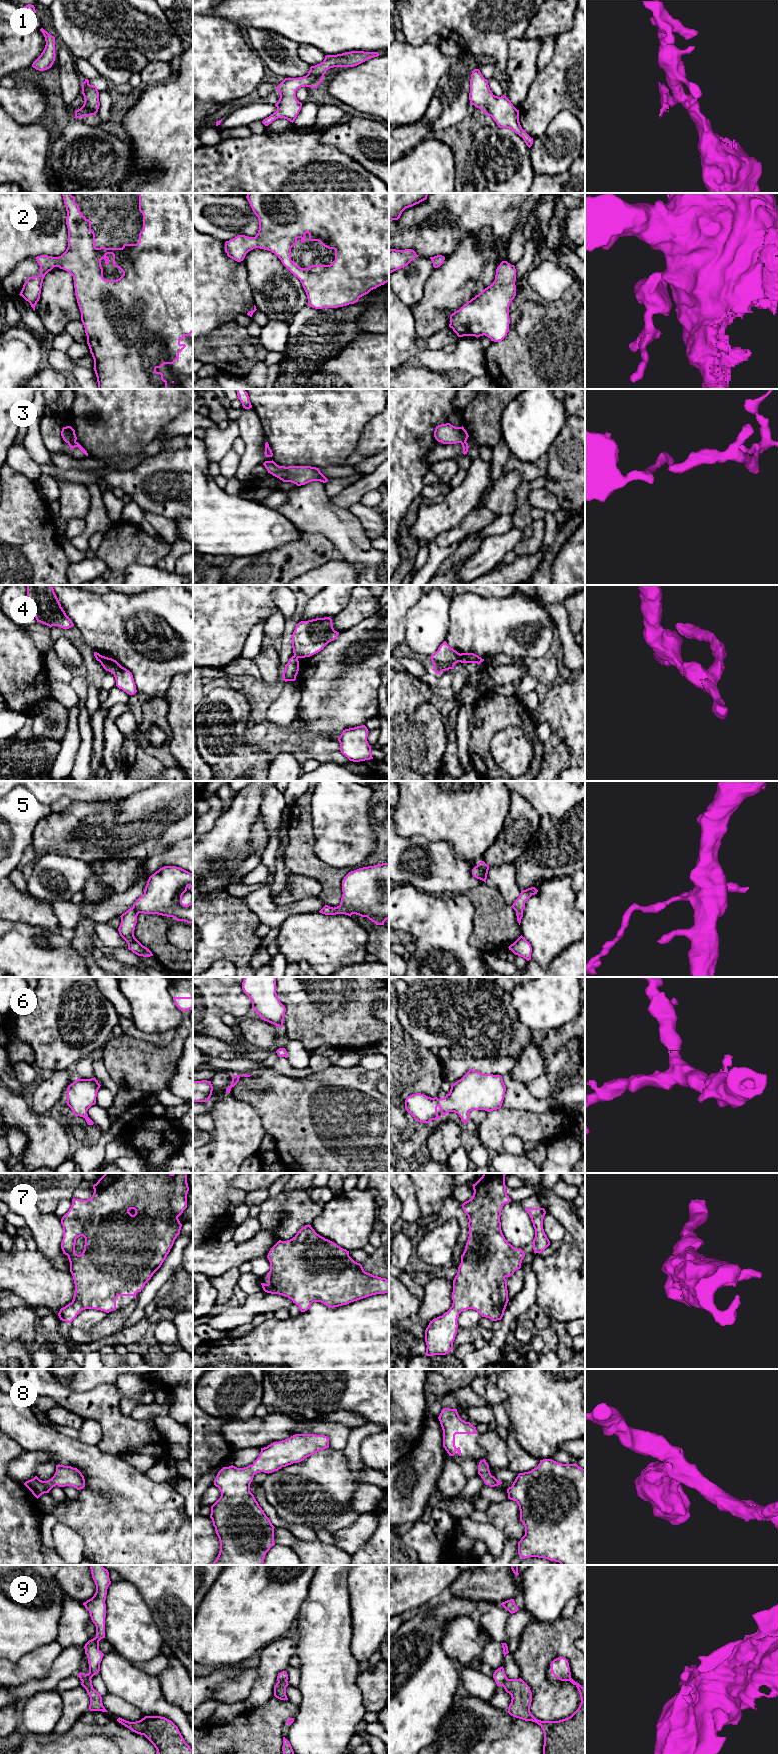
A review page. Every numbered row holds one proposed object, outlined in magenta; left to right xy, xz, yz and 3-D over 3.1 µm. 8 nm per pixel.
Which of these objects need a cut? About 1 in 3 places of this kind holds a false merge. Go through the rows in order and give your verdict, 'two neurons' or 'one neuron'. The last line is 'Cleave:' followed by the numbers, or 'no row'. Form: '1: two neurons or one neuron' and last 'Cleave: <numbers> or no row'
1: one neuron
2: one neuron
3: two neurons
4: two neurons
5: one neuron
6: one neuron
7: one neuron
8: one neuron
9: two neurons
Cleave: 3, 4, 9

